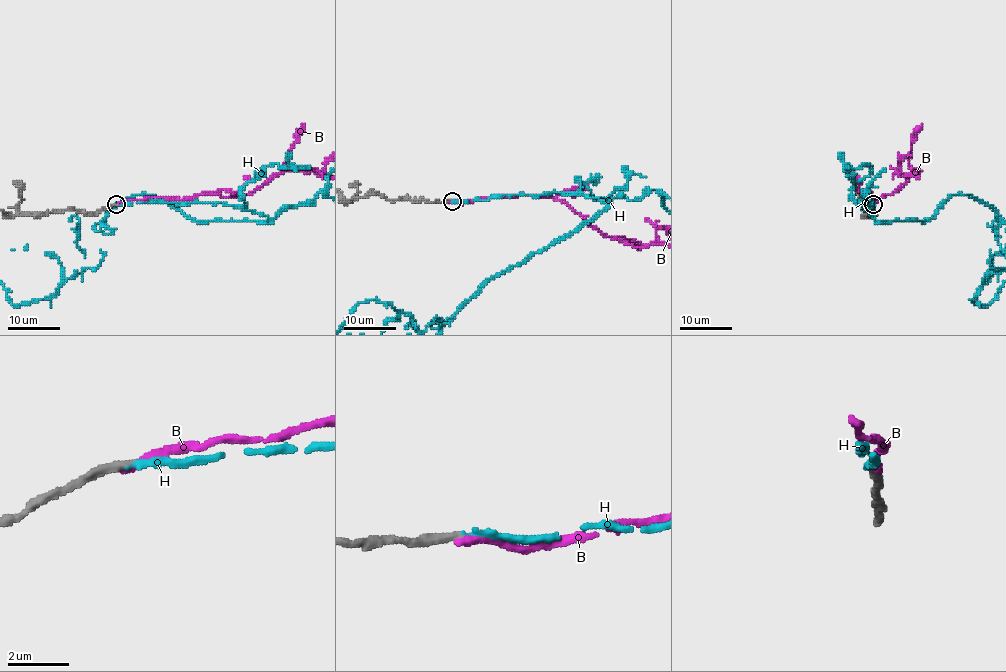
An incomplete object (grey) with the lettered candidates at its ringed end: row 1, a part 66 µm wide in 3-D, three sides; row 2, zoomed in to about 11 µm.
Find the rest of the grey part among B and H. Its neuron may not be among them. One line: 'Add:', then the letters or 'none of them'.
Add: H

